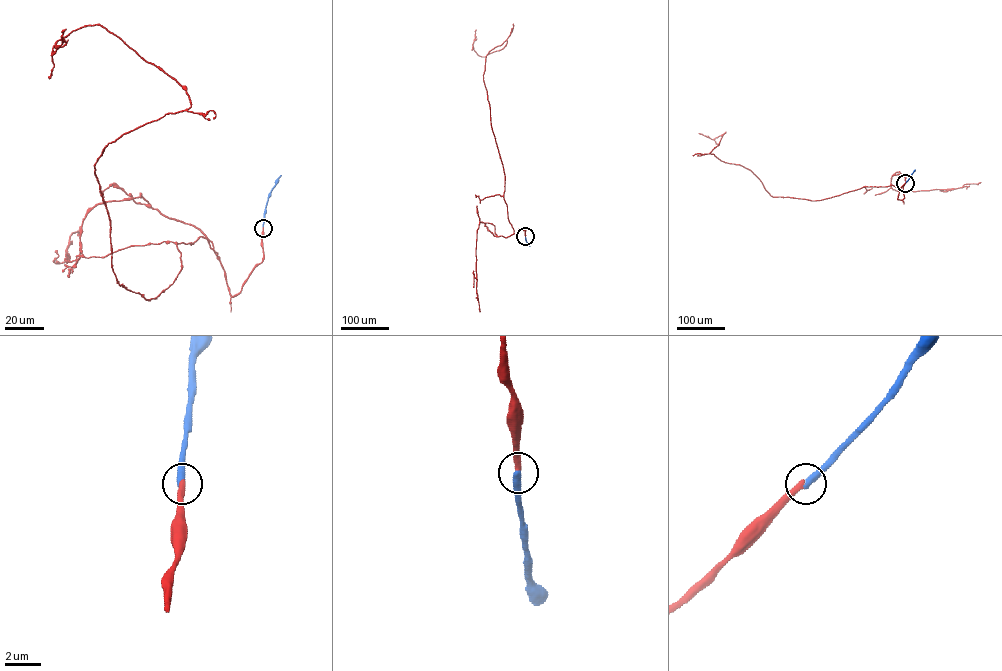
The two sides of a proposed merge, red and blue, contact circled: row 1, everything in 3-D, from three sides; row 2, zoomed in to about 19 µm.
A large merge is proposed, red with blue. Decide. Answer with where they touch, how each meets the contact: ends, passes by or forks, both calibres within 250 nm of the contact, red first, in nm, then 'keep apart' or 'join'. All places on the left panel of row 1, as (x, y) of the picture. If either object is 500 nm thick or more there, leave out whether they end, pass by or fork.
place (263, 228); red ends; blue ends; calibres 360 and 400 nm; join

